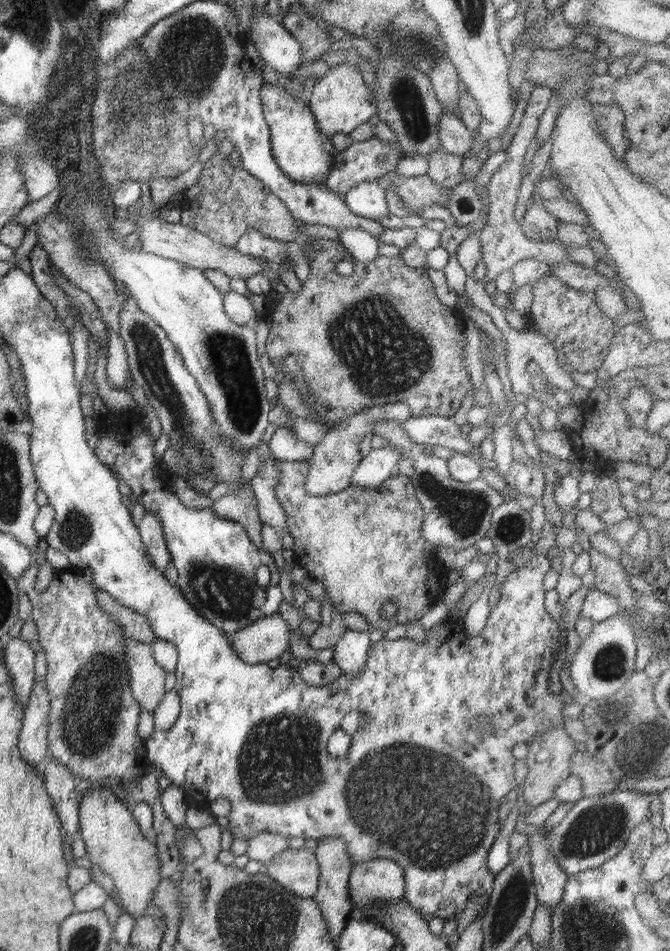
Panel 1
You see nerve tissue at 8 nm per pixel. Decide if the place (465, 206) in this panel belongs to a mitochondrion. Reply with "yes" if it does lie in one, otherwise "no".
no

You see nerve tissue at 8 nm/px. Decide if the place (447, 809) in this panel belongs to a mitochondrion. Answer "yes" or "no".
yes

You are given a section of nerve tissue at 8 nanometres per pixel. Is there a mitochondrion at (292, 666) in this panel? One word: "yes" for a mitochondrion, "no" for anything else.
no

